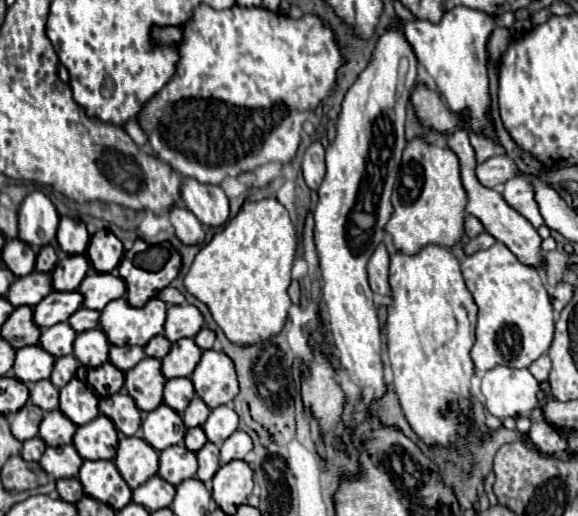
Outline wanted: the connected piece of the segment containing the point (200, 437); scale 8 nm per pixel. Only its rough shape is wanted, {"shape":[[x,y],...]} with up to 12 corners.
{"shape":[[200,426],[186,432],[184,444],[188,450],[198,452],[206,442]]}

